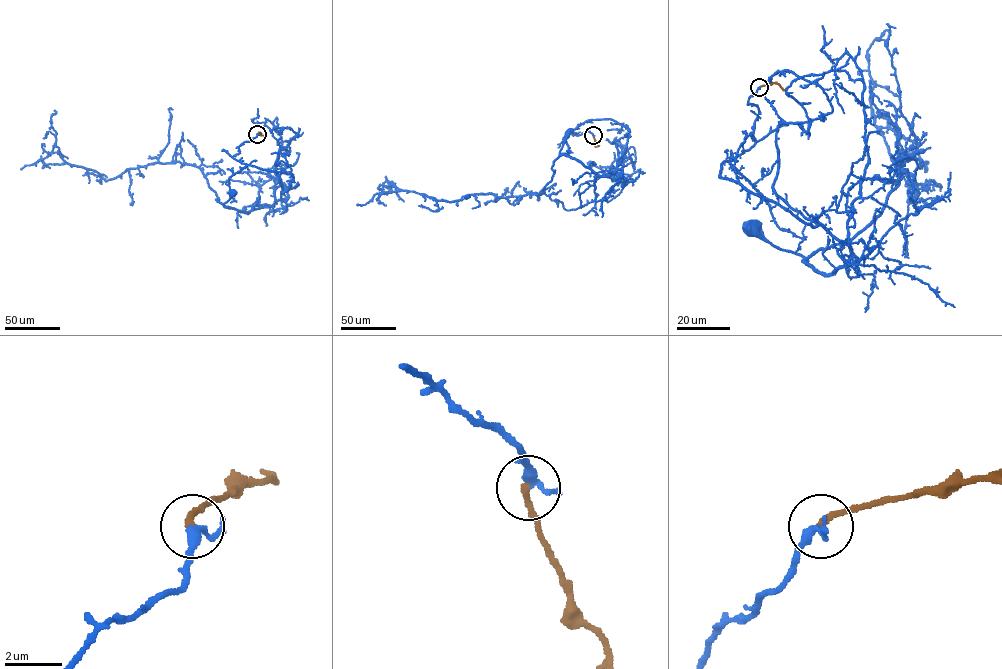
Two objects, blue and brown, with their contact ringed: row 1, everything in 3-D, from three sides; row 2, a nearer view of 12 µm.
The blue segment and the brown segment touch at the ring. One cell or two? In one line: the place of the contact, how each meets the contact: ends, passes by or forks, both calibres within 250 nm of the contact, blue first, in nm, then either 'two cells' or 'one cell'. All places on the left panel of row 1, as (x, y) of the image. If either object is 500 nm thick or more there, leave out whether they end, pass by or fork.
place (257, 134); blue passes by; brown ends; calibres 240 and 240 nm; one cell

